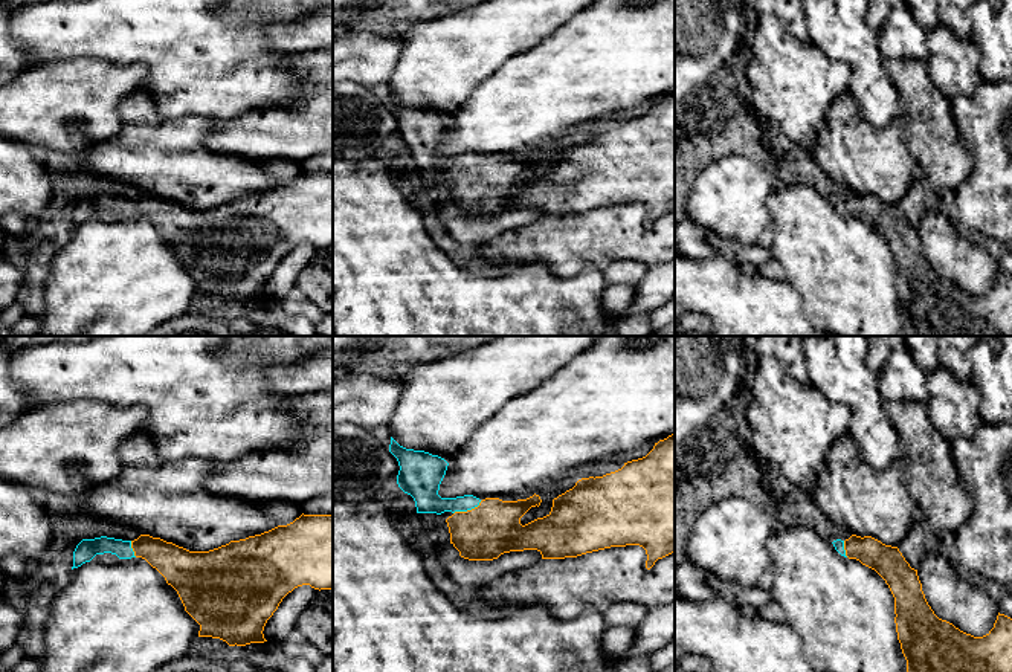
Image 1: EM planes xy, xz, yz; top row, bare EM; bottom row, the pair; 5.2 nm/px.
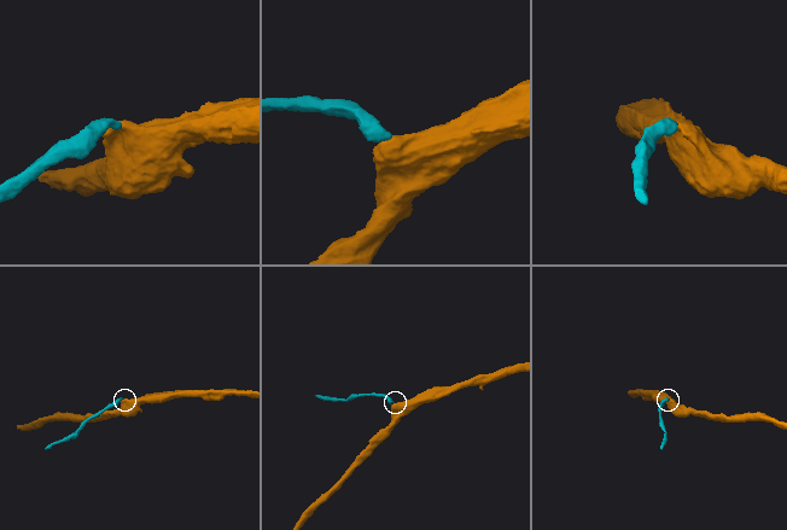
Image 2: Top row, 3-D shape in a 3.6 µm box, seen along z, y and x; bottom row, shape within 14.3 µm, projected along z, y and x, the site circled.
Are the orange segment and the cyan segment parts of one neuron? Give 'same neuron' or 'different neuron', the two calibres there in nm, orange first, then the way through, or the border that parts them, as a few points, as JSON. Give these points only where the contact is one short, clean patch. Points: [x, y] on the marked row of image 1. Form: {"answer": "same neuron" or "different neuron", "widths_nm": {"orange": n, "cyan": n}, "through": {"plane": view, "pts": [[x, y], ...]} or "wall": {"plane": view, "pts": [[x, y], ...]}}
{"answer": "same neuron", "widths_nm": {"orange": 280, "cyan": 140}, "through": {"plane": "xz", "pts": [[492, 529], [486, 529], [467, 510], [438, 504], [425, 491]]}}

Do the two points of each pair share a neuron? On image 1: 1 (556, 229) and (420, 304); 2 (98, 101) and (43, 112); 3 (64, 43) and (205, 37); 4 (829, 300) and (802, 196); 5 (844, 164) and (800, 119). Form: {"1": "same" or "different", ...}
{"1": "different", "2": "same", "3": "same", "4": "same", "5": "different"}

